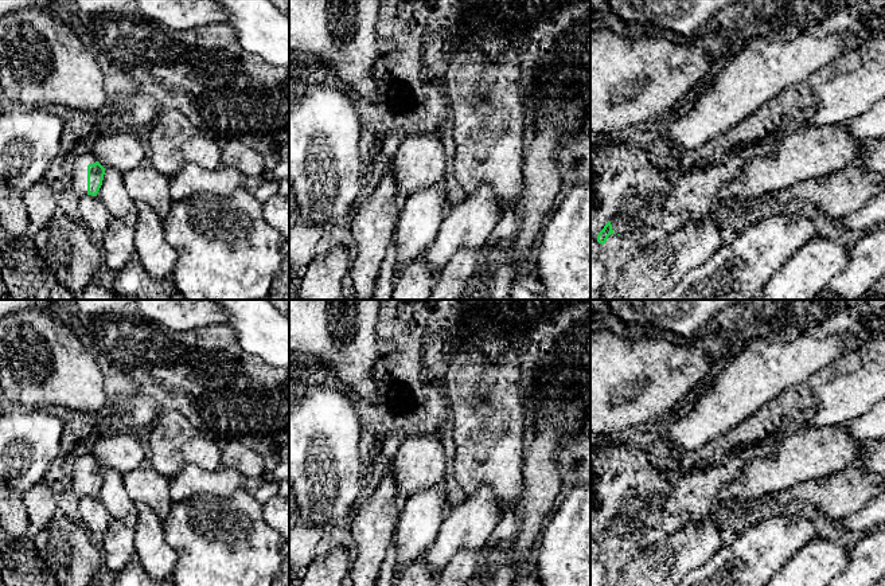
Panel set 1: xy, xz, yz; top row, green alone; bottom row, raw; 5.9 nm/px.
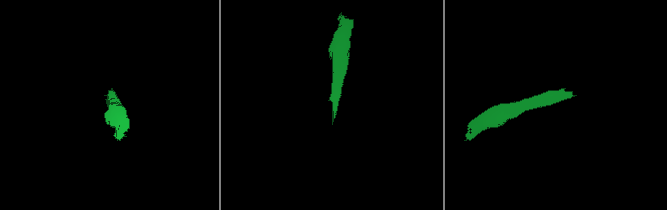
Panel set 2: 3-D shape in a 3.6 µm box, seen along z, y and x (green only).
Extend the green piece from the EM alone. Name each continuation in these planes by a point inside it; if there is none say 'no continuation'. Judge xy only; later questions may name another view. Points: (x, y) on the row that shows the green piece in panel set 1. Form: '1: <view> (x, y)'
1: xy (80, 171)

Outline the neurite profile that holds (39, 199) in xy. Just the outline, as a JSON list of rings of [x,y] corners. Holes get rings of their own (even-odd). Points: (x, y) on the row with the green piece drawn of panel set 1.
[[[46,181],[34,184],[24,195],[31,230],[44,228],[58,210],[54,194]]]

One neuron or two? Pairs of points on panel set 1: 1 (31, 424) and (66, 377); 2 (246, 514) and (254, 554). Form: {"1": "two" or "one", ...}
{"1": "two", "2": "one"}

